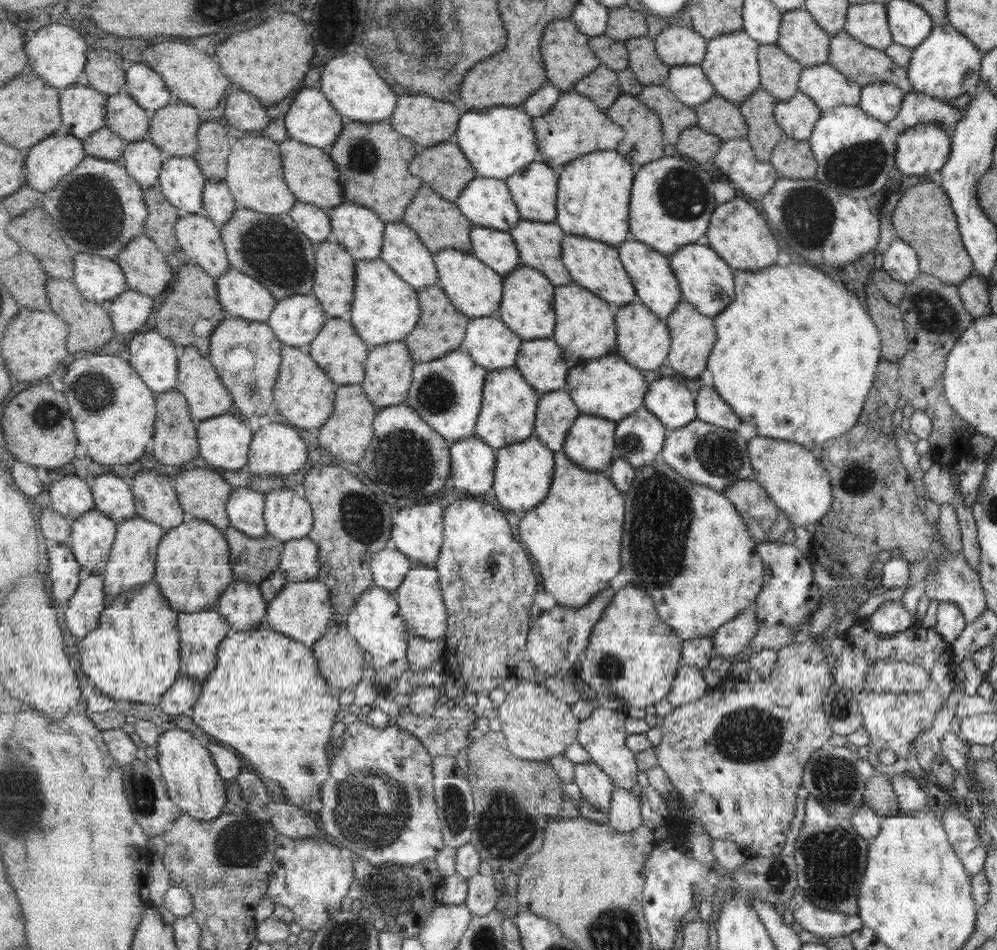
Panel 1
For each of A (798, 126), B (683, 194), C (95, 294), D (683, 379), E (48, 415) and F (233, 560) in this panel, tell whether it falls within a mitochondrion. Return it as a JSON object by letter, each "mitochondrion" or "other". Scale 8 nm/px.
{"A":"other","B":"mitochondrion","C":"other","D":"other","E":"mitochondrion","F":"other"}

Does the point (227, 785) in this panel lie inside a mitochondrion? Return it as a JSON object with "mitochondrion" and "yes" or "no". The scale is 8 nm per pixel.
{"mitochondrion":"no"}

